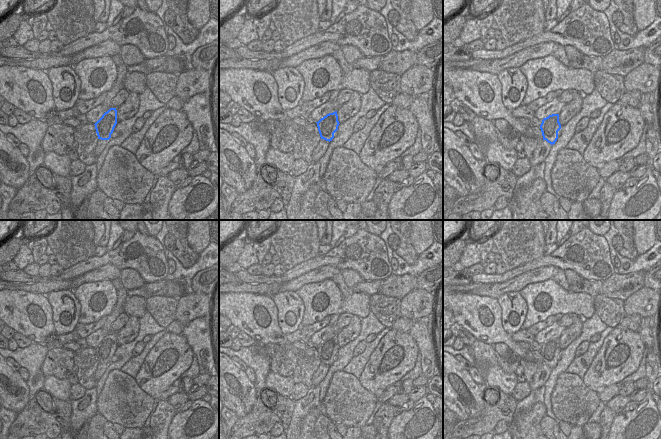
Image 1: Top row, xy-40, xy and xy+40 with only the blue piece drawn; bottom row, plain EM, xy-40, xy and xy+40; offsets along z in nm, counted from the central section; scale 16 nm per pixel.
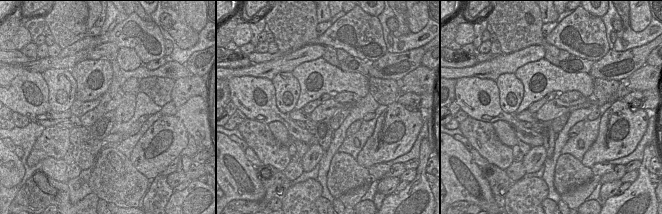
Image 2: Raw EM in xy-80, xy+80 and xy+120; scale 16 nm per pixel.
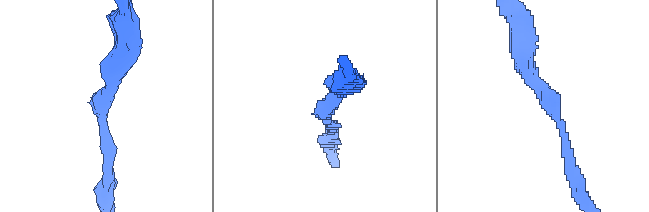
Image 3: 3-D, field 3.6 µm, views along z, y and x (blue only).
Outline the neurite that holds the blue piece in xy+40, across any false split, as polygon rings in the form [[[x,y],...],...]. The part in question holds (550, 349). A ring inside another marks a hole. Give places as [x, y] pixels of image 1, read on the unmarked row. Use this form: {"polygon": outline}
{"polygon": [[[552,338],[542,344],[540,349],[543,364],[551,369],[555,368],[558,363],[558,355],[561,353],[559,338]]]}

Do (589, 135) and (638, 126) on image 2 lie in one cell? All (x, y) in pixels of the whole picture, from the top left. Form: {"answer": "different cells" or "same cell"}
{"answer": "different cells"}

